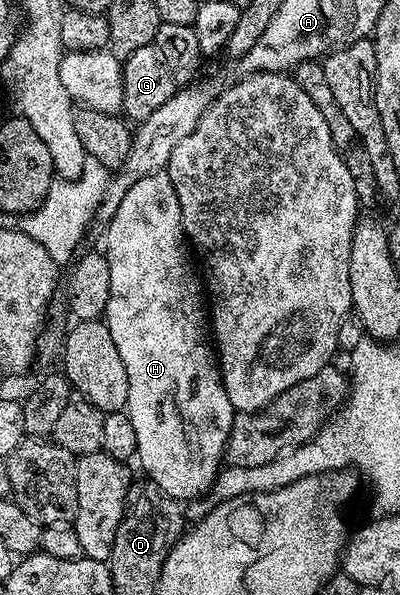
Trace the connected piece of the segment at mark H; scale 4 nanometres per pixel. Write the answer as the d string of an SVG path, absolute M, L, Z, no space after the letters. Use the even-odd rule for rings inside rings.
M166 170L146 174L146 178L134 182L134 186L130 186L126 198L122 198L121 204L118 205L118 211L114 213L114 218L108 223L103 236L102 251L110 266L110 294L106 298L106 310L102 319L105 326L110 330L110 338L114 338L114 346L118 346L118 354L122 354L122 366L126 366L126 378L130 382L126 411L130 422L134 422L135 459L140 460L141 466L144 467L143 475L155 482L167 496L173 496L181 502L197 499L211 488L220 472L222 461L225 459L224 447L228 445L228 435L232 429L234 409L224 389L218 357L210 343L210 324L206 319L206 292L202 287L201 277L200 280L196 277L196 272L192 269L187 254L180 252L183 248L186 248L186 237L182 226L182 206L178 206L178 194L174 194L174 182L170 182L170 174ZM128 248L173 248L176 252L164 252L161 256L154 257L153 260L147 260L144 256L132 256L128 260Z

